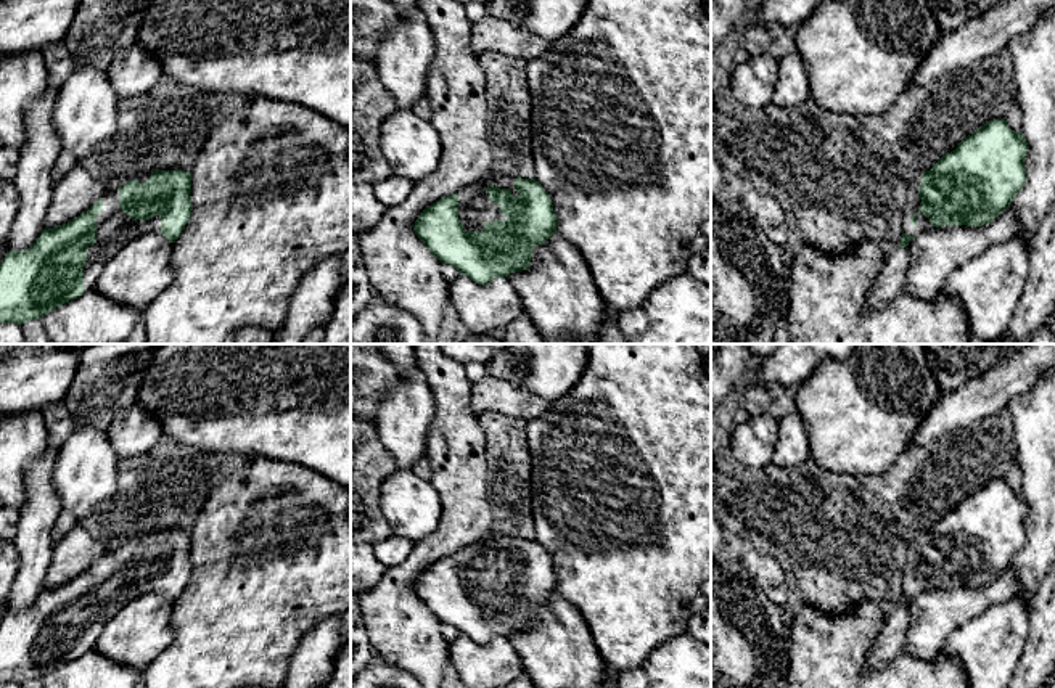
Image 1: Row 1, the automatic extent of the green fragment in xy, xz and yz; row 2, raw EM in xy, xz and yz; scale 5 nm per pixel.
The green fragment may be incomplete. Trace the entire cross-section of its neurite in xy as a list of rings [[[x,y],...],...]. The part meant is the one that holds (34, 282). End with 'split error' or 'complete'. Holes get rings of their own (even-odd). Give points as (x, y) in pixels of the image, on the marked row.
[[[177,169],[148,172],[117,190],[108,190],[88,211],[68,223],[45,227],[31,248],[6,251],[0,264],[0,323],[23,325],[42,318],[92,291],[108,260],[145,233],[161,233],[175,243],[193,211],[190,193],[190,172]]]; split error

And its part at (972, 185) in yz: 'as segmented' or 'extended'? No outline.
extended

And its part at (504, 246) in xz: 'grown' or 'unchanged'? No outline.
grown

